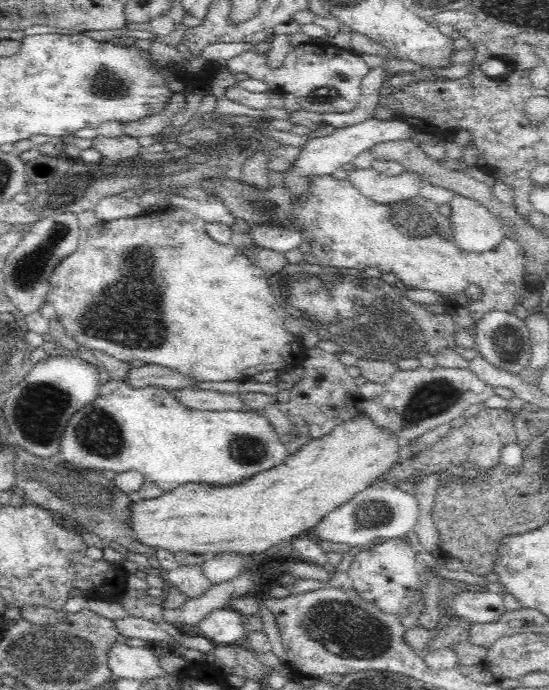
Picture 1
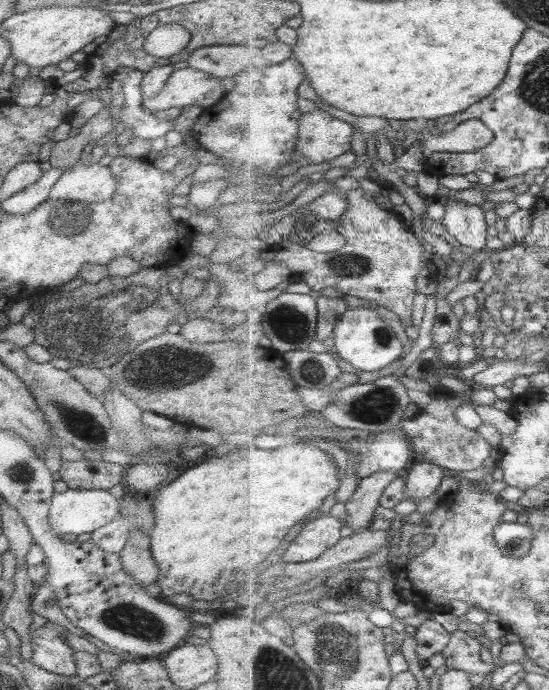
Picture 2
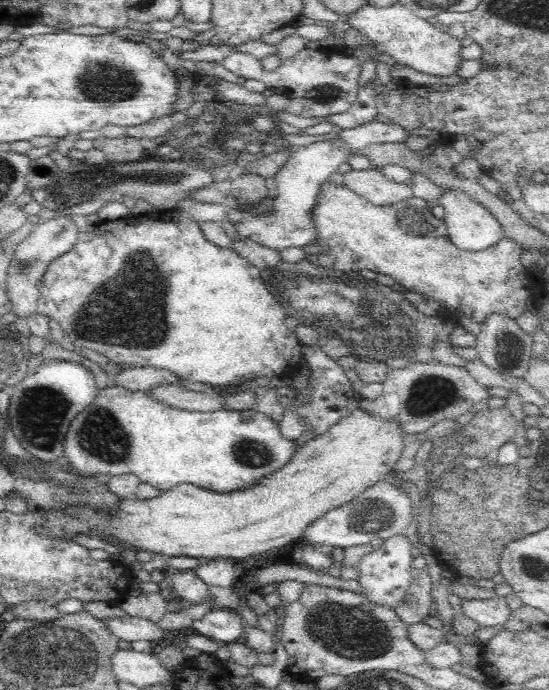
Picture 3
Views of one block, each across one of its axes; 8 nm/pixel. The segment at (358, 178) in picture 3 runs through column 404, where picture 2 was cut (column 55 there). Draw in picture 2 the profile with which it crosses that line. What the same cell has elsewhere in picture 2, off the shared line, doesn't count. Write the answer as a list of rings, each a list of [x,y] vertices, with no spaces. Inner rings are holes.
[[[93,162],[67,167],[50,188],[49,199],[101,202],[112,197],[117,179],[107,166]]]

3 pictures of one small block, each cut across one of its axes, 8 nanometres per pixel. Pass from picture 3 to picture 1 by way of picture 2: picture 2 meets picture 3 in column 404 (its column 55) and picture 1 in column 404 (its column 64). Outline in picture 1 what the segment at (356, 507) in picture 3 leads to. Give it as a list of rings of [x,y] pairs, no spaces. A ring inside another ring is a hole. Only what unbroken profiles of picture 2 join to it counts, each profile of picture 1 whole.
[[[378,480],[363,492],[354,495],[349,502],[326,513],[326,517],[322,518],[322,522],[314,527],[310,534],[316,542],[329,540],[364,548],[372,544],[374,539],[394,539],[413,532],[418,516],[420,513],[418,513],[418,499],[415,495],[404,492],[396,485]]]

